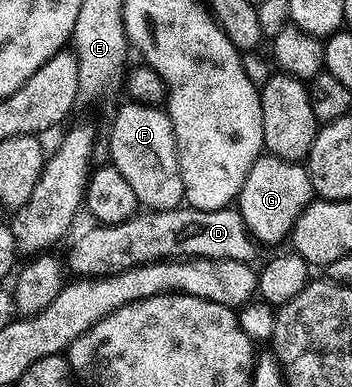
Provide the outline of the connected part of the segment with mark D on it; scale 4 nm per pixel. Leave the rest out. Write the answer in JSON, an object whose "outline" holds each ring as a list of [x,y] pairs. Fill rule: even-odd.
{"outline":[[[189,207],[139,211],[132,219],[115,225],[95,224],[70,245],[70,269],[78,279],[111,277],[132,267],[150,265],[153,261],[172,261],[203,257],[219,261],[236,259],[253,262],[256,242],[246,229],[237,208],[200,211]]]}

